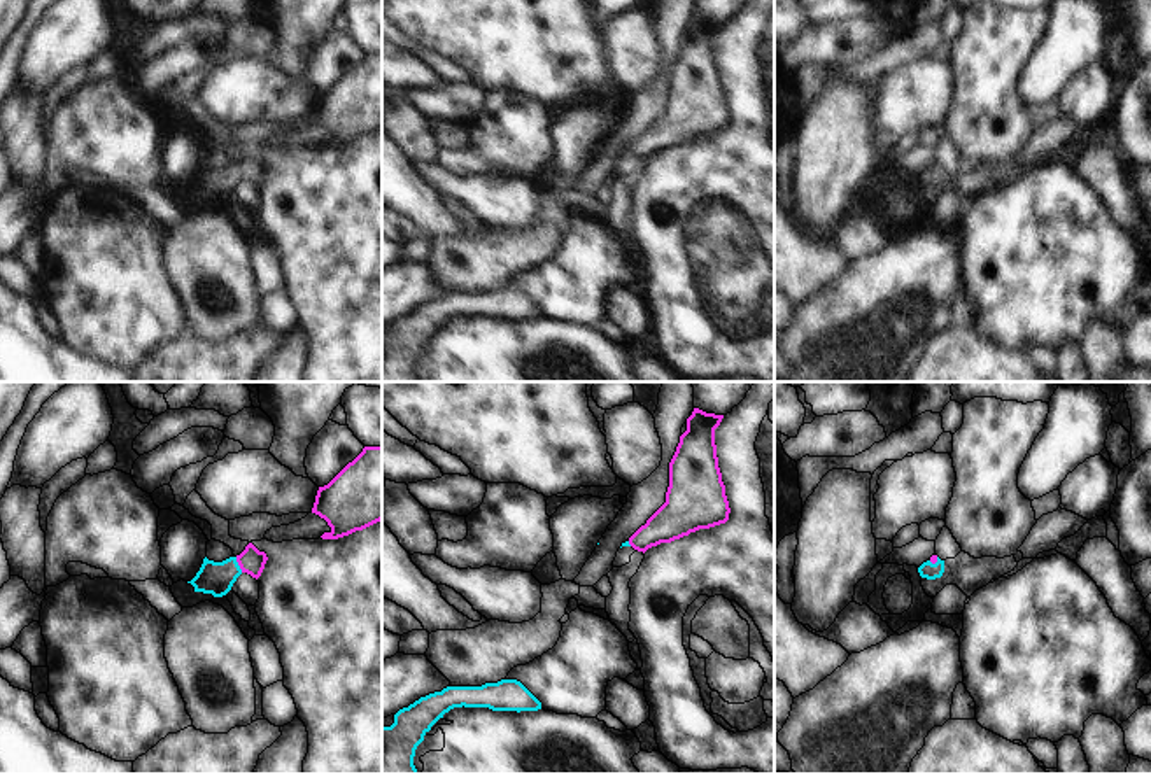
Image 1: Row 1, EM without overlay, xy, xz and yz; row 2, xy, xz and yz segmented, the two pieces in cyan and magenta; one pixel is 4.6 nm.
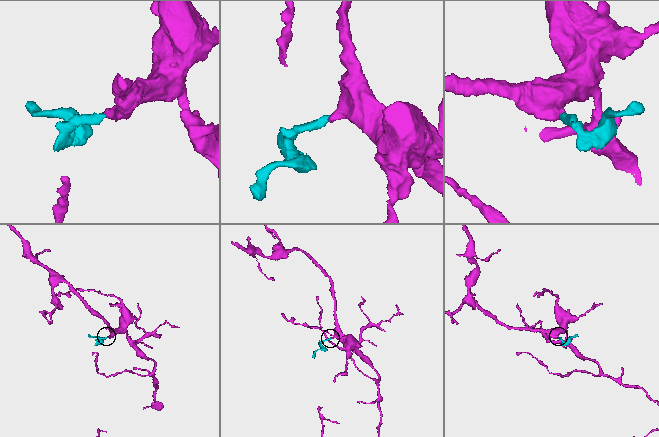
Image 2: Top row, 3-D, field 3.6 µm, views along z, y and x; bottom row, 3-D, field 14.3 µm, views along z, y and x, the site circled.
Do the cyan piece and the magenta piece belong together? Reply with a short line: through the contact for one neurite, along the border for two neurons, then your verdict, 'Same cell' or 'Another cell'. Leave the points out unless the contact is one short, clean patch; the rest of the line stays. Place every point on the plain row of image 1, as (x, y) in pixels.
Line: xy (216, 186), (237, 172), (251, 168). Same cell.

